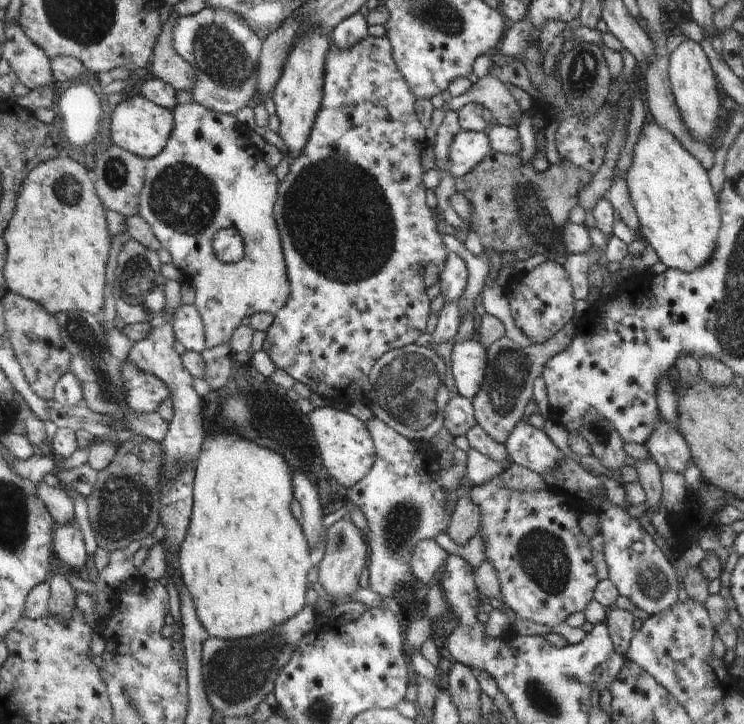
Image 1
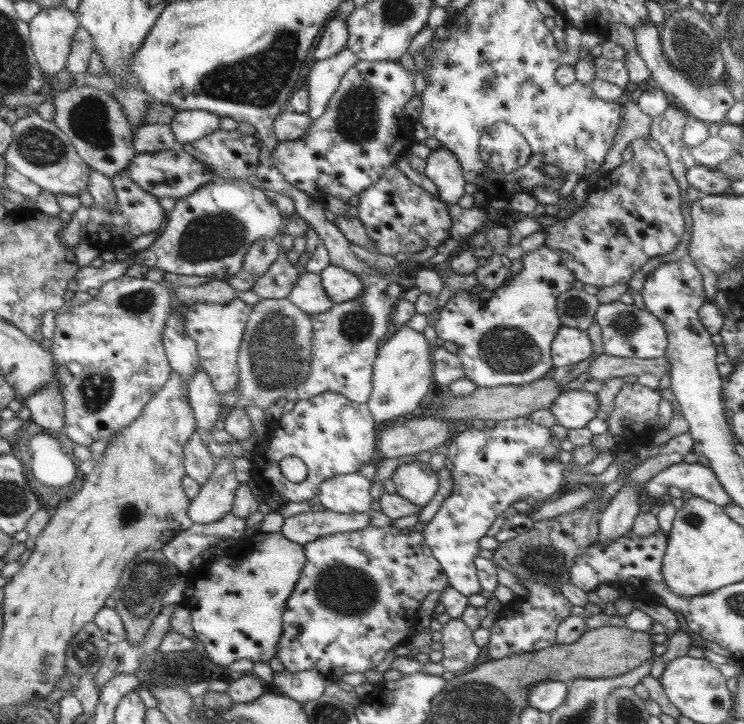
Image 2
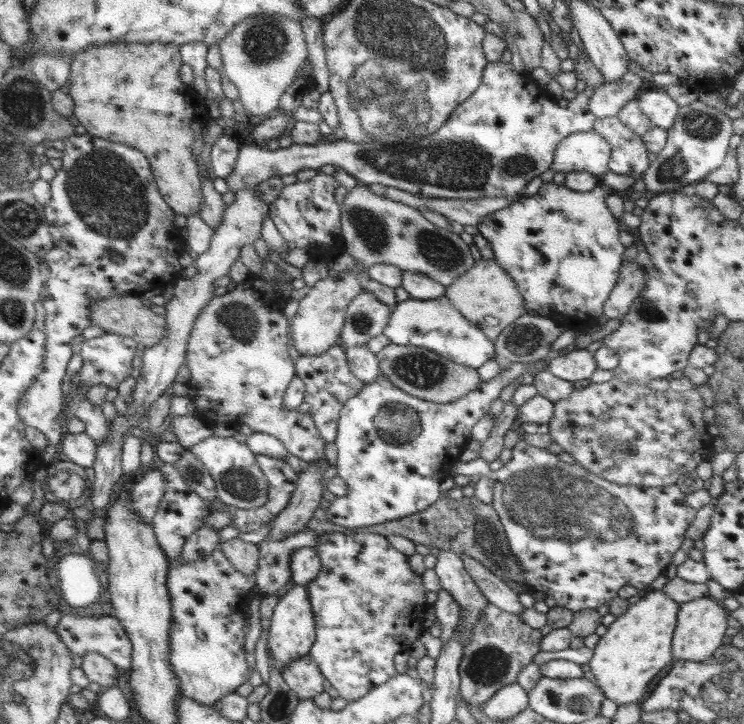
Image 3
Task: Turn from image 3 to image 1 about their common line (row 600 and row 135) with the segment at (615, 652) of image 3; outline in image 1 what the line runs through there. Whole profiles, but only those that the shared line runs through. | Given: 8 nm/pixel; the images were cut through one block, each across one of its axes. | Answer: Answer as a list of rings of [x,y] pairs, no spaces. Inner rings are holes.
[[[656,121],[643,124],[633,148],[632,164],[625,174],[626,186],[636,211],[643,240],[656,251],[669,270],[692,272],[710,260],[721,227],[718,196],[703,164],[666,128]]]

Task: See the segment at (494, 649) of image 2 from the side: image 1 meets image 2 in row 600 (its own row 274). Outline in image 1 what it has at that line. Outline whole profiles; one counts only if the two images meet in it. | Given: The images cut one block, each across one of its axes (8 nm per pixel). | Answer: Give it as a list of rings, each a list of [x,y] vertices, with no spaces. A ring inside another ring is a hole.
[[[547,260],[528,272],[514,270],[502,288],[515,325],[534,345],[550,340],[568,323],[576,321],[573,286],[563,264]]]

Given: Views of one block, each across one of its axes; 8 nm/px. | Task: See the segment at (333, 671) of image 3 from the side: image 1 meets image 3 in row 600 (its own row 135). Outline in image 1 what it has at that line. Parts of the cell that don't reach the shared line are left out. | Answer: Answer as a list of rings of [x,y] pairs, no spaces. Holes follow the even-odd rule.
[[[368,35],[346,50],[330,46],[325,56],[322,96],[322,106],[317,110],[310,138],[302,154],[290,162],[289,172],[278,185],[274,201],[274,216],[280,233],[290,292],[288,302],[277,312],[273,323],[266,330],[262,350],[278,369],[287,372],[295,381],[306,384],[312,393],[316,392],[326,399],[336,400],[340,394],[348,394],[348,398],[365,400],[371,387],[369,372],[374,363],[388,351],[413,345],[425,331],[431,313],[431,300],[426,295],[427,286],[423,281],[424,267],[434,263],[442,269],[450,251],[440,237],[442,229],[436,224],[432,210],[426,203],[427,189],[422,181],[425,172],[420,163],[422,149],[428,146],[426,131],[416,117],[416,99],[394,62],[390,41],[386,37]]]

